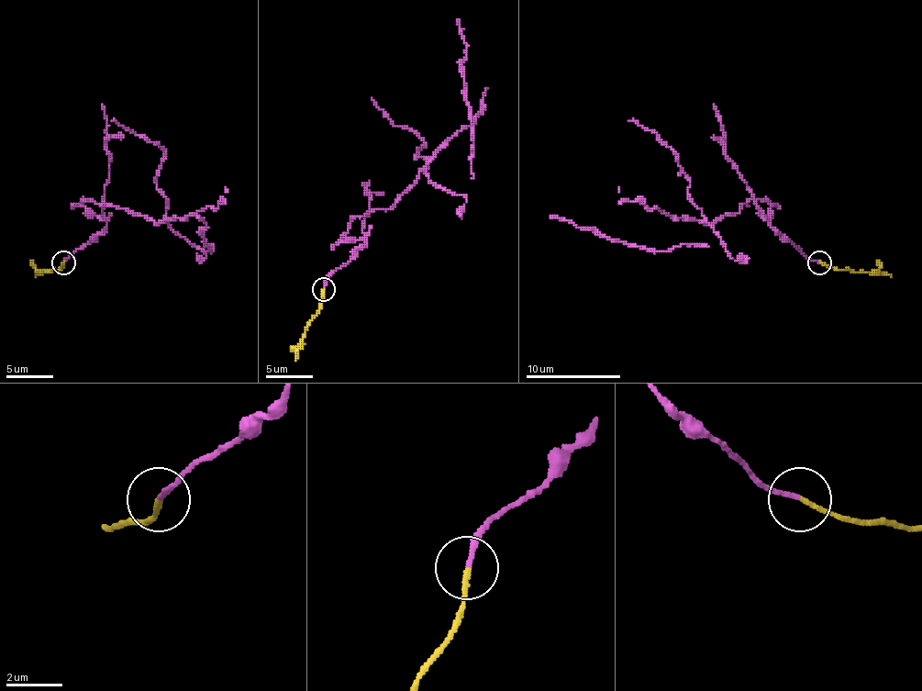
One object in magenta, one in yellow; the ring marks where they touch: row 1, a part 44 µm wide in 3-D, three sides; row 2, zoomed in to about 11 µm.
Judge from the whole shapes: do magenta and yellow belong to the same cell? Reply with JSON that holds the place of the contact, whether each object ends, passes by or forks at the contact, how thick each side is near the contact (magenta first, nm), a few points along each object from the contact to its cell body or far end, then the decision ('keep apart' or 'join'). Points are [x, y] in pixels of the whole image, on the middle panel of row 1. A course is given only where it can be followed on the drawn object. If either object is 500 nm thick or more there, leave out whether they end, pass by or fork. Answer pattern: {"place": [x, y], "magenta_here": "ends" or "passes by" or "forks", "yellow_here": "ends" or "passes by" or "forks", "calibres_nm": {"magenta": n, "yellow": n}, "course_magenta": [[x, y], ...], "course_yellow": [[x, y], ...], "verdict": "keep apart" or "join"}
{"place": [323, 289], "magenta_here": "ends", "yellow_here": "ends", "calibres_nm": {"magenta": 160, "yellow": 180}, "course_magenta": [[324, 289], [367, 239], [343, 238], [352, 220], [388, 209], [421, 171], [466, 195], [471, 118], [457, 19]], "course_yellow": [[324, 289], [319, 313], [305, 332], [295, 361]], "verdict": "keep apart"}

